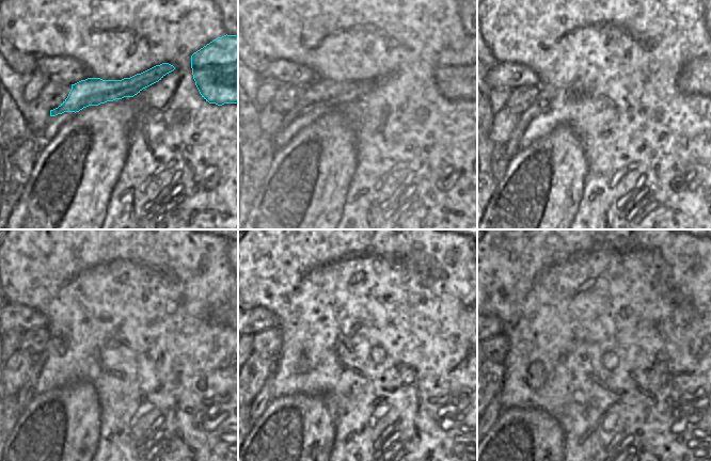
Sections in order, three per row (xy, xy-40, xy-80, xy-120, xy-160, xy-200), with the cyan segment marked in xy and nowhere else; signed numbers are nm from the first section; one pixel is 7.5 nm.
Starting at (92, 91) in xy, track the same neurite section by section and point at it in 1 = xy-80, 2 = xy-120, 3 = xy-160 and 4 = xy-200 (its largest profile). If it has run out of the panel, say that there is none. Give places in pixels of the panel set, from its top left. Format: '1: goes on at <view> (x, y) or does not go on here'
1: goes on at xy-80 (538, 107)
2: goes on at xy-120 (27, 393)
3: goes on at xy-160 (264, 397)
4: goes on at xy-200 (499, 409)

